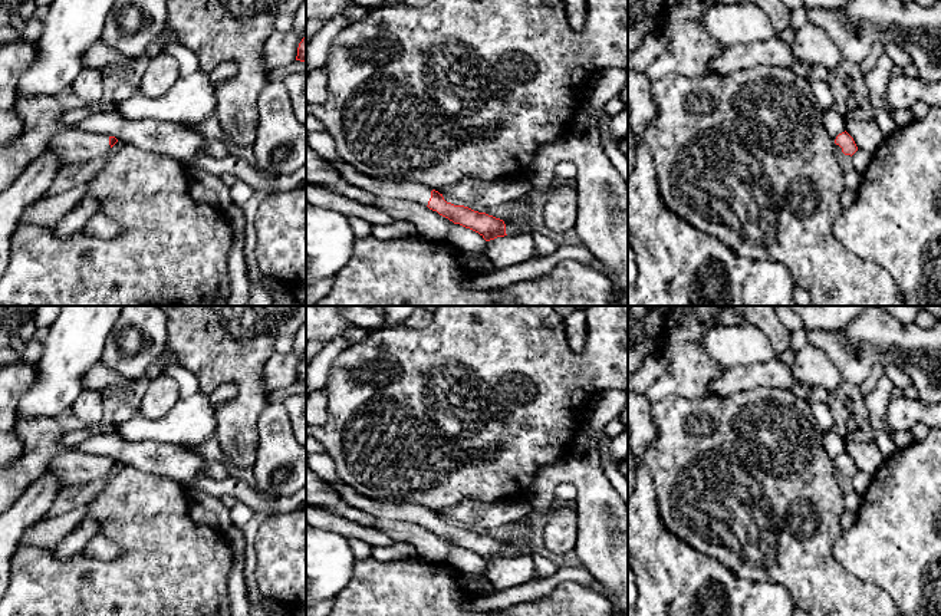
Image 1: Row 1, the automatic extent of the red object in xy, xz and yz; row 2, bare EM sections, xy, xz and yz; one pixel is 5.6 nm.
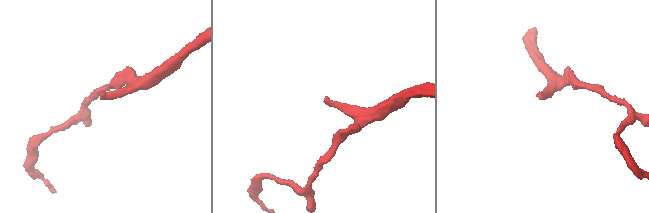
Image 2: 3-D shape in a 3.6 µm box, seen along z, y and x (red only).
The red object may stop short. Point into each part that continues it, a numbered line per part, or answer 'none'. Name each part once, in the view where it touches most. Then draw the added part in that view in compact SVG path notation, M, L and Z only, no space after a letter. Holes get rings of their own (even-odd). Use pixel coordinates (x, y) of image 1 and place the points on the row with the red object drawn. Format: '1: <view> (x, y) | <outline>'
1: xz (421, 194) | M330 162L340 177L348 181L349 184L368 190L376 197L388 197L394 200L408 200L408 201L417 201L422 205L428 205L428 201L431 198L431 188L419 184L411 184L411 182L388 182L381 179L374 179L358 169L355 169L348 162Z

